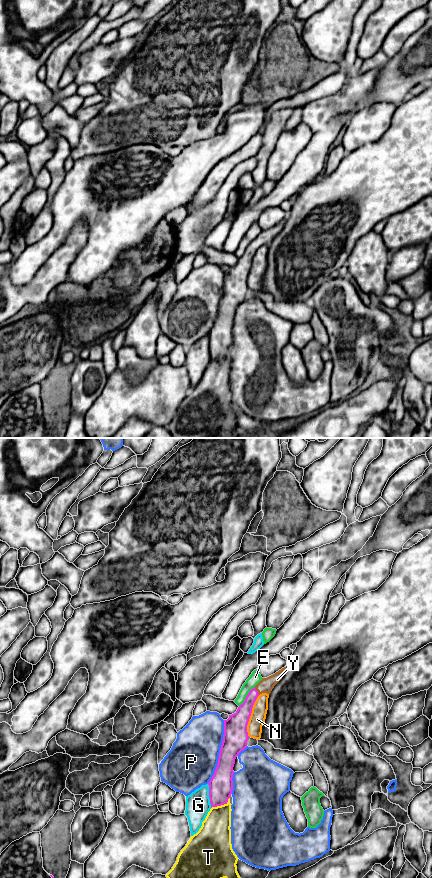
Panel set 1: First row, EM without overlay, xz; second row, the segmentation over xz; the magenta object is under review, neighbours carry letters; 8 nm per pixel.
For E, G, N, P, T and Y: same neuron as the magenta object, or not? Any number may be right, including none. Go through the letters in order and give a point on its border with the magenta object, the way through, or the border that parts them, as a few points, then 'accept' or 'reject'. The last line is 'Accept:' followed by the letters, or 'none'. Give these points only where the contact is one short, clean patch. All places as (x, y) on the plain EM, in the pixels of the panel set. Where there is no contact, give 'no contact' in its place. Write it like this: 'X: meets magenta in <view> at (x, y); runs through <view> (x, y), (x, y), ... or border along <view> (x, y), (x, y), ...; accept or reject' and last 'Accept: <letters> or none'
E: meets magenta in xz at (246, 248); reject
G: meets magenta in xz at (209, 348); reject
N: meets magenta in xz at (250, 267); reject
P: meets magenta in xz at (220, 304); reject
T: meets magenta in xz at (221, 356); reject
Y: meets magenta in xz at (257, 243); runs through xz (241, 269), (249, 252), (257, 243), (266, 237); accept
Accept: Y

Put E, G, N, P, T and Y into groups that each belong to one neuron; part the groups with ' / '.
E / G / N / P / T / Y

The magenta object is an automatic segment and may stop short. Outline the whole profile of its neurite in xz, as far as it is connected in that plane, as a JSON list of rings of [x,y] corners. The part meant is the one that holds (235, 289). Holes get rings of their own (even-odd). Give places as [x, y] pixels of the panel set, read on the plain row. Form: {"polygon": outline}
{"polygon": [[[286,219],[267,230],[262,230],[250,242],[245,253],[238,259],[237,263],[229,267],[227,272],[224,272],[224,287],[218,316],[208,335],[211,360],[227,356],[233,342],[232,330],[235,311],[247,299],[249,290],[247,277],[253,257],[260,246],[270,246],[274,238],[282,231],[285,222]]]}

